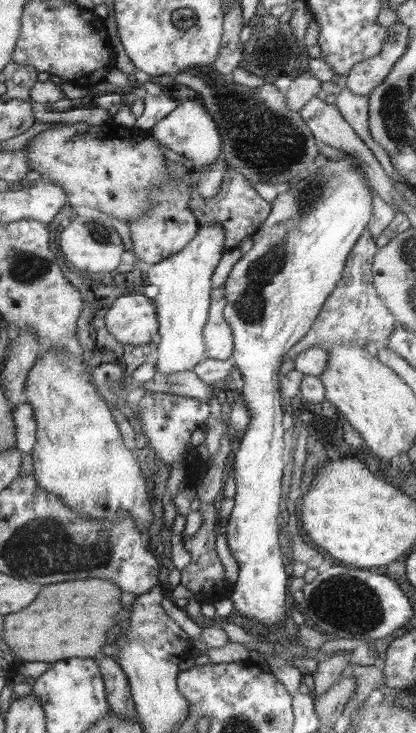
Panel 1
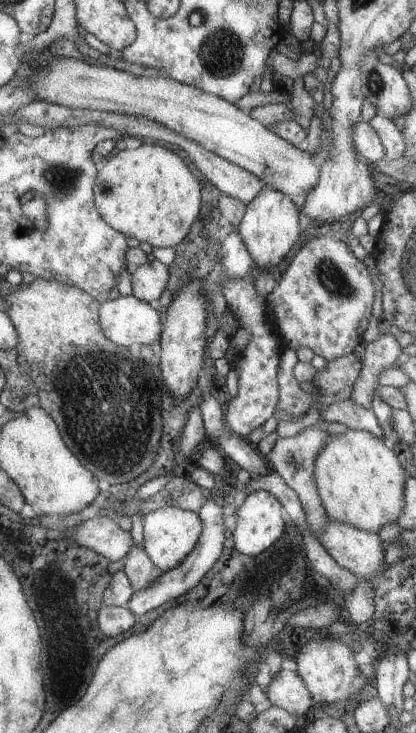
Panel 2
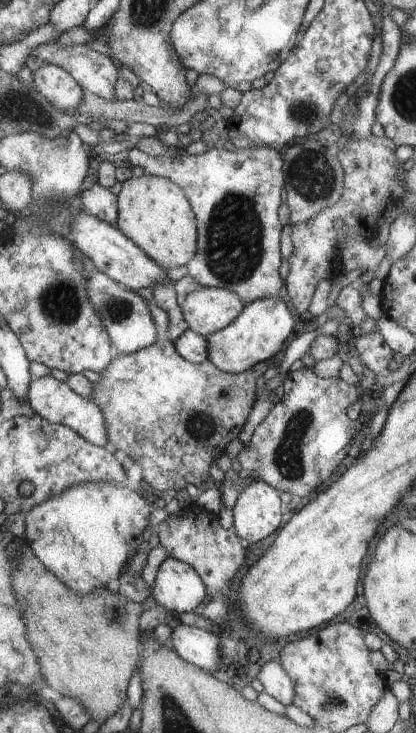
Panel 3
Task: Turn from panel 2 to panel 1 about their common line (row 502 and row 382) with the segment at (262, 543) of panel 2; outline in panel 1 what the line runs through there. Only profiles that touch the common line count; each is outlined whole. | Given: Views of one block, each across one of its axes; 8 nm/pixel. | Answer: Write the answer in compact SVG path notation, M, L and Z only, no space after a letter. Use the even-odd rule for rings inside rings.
M347 153L346 158L341 161L320 156L313 168L286 185L271 202L271 214L253 235L252 248L236 262L222 285L227 296L227 306L223 313L235 336L235 356L232 359L242 375L238 390L252 417L237 441L236 451L232 456L232 469L236 477L236 493L233 496L235 505L225 533L230 552L239 566L239 577L233 586L230 599L234 610L238 611L236 614L250 619L256 626L257 623L263 624L269 629L285 622L288 590L288 572L280 552L281 542L278 542L278 516L282 498L280 480L284 476L284 412L278 370L282 368L282 360L286 359L291 349L315 325L323 304L335 290L336 283L343 278L343 270L352 247L371 221L373 206L370 189L360 178L360 174L363 174L361 164L357 164L360 171L356 171L352 159L357 164L357 159Z

